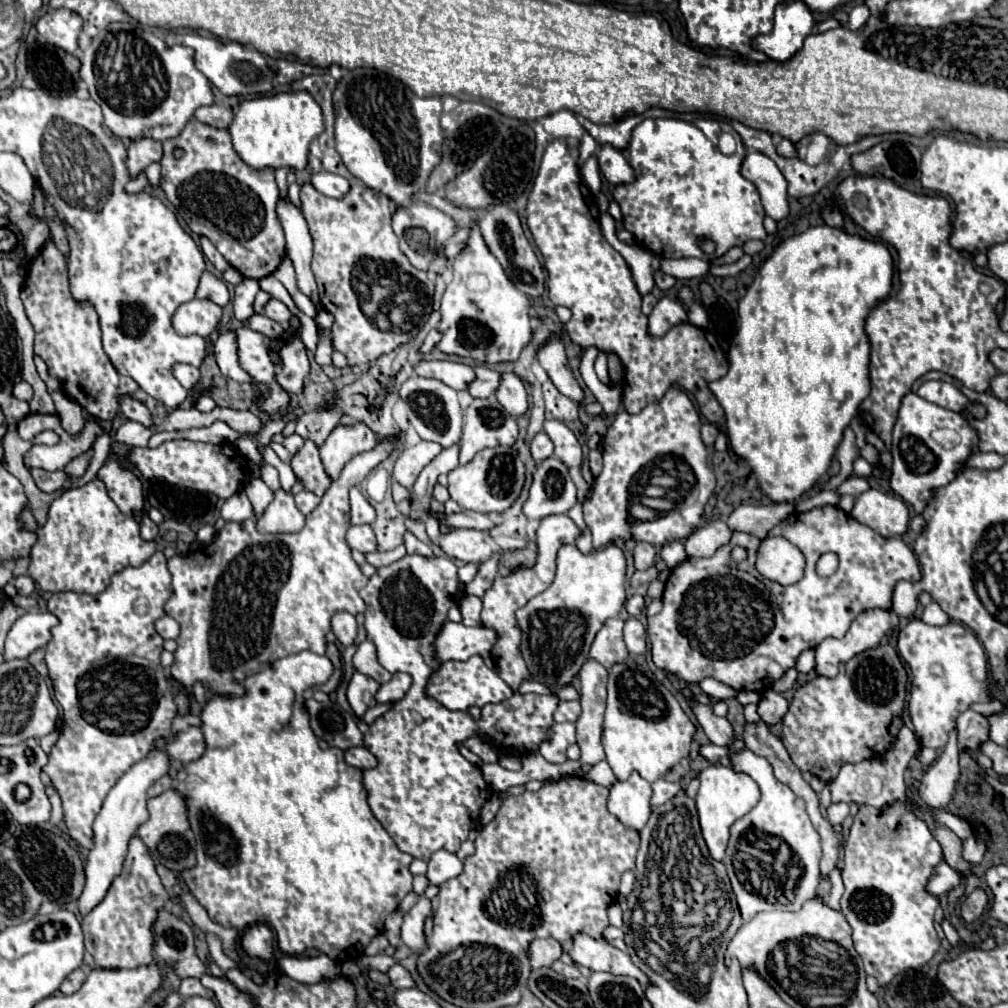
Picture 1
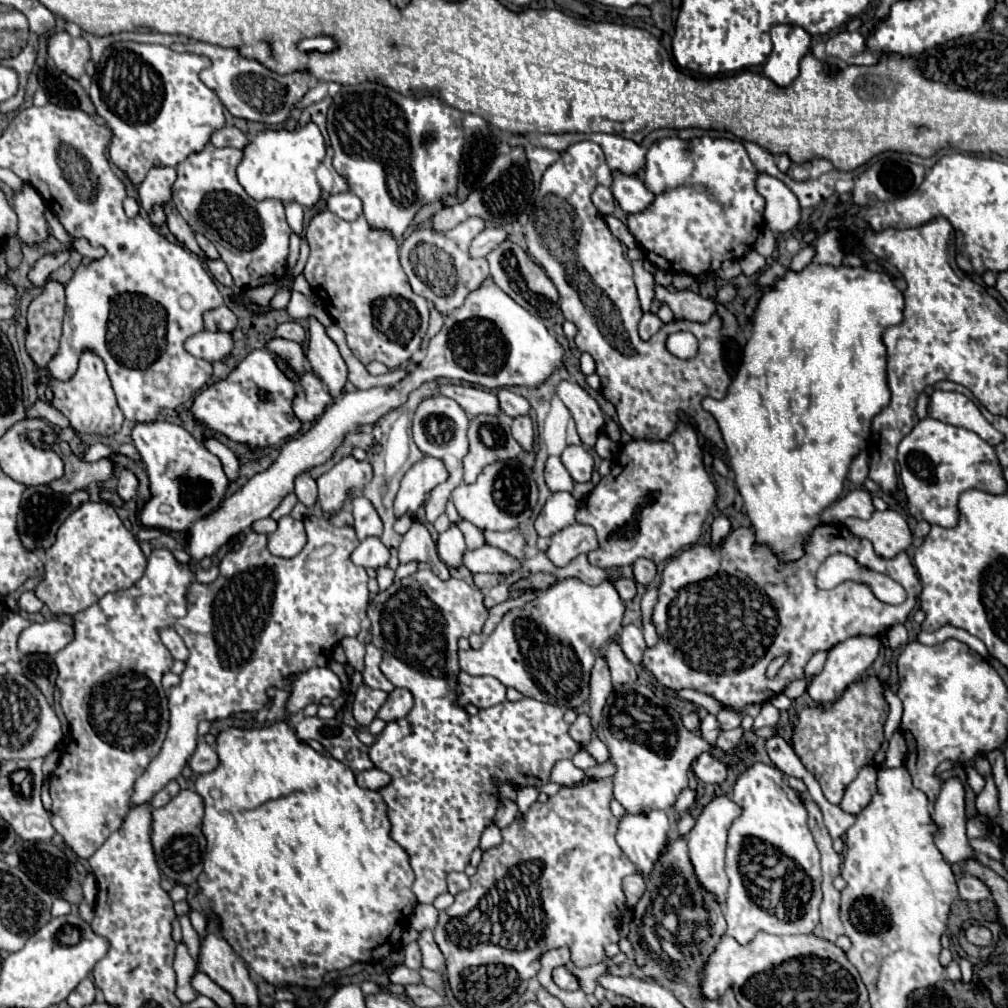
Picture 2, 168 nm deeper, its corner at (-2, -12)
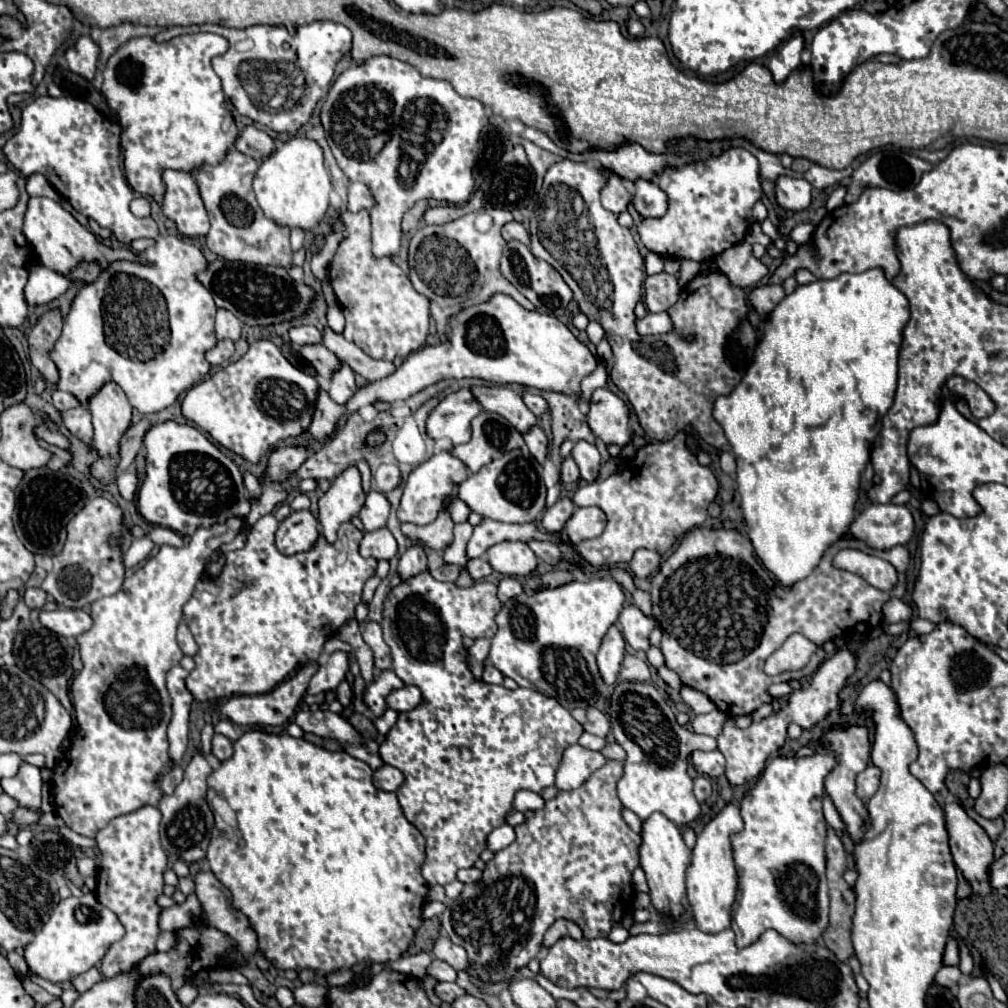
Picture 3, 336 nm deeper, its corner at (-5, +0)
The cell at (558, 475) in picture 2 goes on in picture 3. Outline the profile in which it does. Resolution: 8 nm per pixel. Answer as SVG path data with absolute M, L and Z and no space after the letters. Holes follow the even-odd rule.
M569 456L569 458L563 458L561 460L561 482L563 484L569 484L569 482L577 482L581 476L579 476L579 468L575 464L575 460Z

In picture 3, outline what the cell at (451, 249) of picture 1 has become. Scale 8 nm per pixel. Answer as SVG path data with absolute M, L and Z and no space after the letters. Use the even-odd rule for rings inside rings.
M507 222L503 228L501 228L501 236L509 242L509 240L521 240L523 244L529 244L529 234L527 230L523 228L521 222Z

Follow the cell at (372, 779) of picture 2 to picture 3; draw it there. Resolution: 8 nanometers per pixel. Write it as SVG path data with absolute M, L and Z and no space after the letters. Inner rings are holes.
M383 764L381 770L375 770L375 772L373 772L373 784L375 784L379 790L395 792L395 790L401 786L403 780L405 780L403 774L401 774L397 768L389 766L389 764Z

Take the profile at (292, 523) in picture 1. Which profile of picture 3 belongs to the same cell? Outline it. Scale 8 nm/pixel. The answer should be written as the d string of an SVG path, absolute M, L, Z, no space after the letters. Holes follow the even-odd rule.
M309 510L291 512L277 528L275 544L281 554L297 554L309 550L317 540L317 518Z

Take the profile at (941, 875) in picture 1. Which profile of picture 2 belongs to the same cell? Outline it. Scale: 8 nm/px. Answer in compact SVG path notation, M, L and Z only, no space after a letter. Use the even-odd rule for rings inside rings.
M966 874L958 880L958 890L960 890L960 898L964 898L964 900L978 902L978 900L990 898L990 888L986 886L986 882L982 882L980 878L970 876L970 874Z

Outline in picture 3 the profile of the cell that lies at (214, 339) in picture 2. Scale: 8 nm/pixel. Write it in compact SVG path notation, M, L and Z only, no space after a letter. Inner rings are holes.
M219 340L213 350L207 350L205 358L207 358L213 366L217 366L217 364L223 364L225 360L229 360L231 354L233 354L233 350L235 350L235 348L233 348L233 342L229 342L229 340Z

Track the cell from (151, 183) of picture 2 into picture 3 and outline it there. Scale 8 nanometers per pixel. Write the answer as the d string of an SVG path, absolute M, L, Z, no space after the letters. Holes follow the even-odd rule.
M165 170L165 198L161 210L167 218L175 220L183 236L207 236L209 218L199 196L195 180L183 170Z

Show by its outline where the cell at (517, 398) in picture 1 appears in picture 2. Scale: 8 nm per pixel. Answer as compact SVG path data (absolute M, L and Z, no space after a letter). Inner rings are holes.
M528 416L526 418L516 418L512 422L512 434L514 434L516 442L526 452L532 452L532 448L534 448L534 426L532 426L532 420Z

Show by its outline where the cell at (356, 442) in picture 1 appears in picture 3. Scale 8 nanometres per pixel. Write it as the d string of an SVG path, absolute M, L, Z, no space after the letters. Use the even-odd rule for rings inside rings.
M357 466L345 468L335 480L331 480L329 490L319 498L319 522L323 536L335 542L339 524L351 520L365 502L365 492L361 486L361 472Z

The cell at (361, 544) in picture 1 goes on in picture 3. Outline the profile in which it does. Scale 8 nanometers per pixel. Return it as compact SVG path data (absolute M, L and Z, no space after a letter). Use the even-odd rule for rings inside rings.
M379 528L373 532L365 532L359 552L363 558L375 558L375 560L391 560L397 554L397 542L393 534L387 528Z

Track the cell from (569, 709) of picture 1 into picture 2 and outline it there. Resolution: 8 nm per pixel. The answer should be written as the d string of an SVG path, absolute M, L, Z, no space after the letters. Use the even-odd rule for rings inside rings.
M578 714L578 718L576 718L576 722L570 726L570 736L578 742L578 744L588 744L590 740L592 740L592 732L594 732L594 728L592 728L592 722L590 722L590 718L586 716L586 714Z

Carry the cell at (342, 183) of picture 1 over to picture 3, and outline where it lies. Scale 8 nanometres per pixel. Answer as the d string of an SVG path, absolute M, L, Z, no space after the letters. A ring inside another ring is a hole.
M351 182L349 184L349 204L347 208L351 212L359 212L363 208L371 208L373 206L373 194L369 192L369 188L363 184L363 182ZM371 198L371 202L369 202Z

